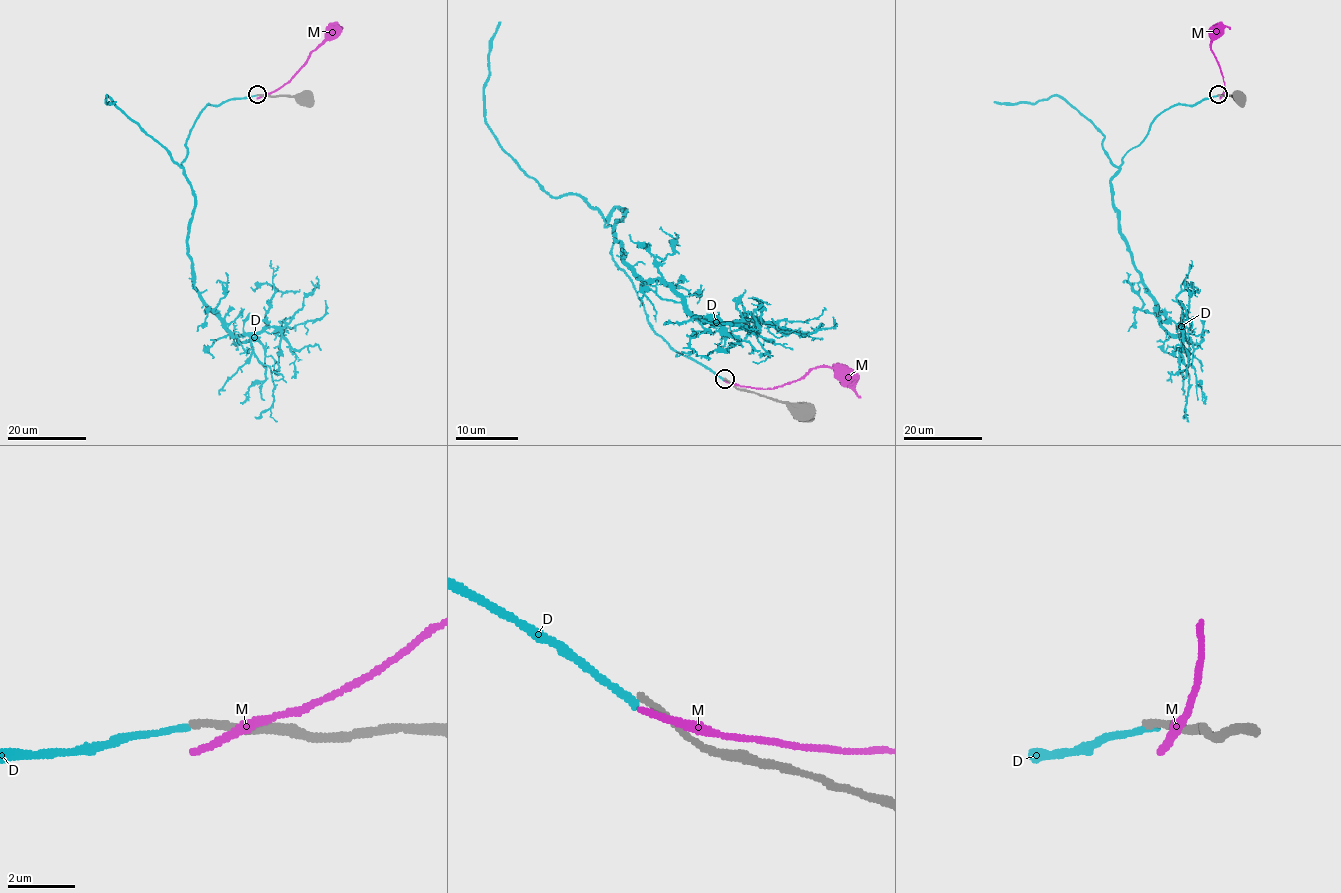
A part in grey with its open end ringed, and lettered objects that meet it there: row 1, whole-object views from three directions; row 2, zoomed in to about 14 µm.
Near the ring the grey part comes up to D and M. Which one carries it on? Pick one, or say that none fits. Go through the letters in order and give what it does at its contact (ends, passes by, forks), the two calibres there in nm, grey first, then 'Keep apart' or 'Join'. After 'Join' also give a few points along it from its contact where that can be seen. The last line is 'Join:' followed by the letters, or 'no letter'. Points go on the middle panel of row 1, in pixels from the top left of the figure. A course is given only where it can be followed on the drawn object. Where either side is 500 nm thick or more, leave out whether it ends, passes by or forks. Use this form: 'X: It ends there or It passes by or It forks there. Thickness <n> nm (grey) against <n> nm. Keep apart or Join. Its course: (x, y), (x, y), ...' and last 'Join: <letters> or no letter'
D: It ends there. Thickness 200 nm (grey) against 200 nm. Keep apart
M: It passes by. Thickness 200 nm (grey) against 260 nm. Keep apart
Join: no letter

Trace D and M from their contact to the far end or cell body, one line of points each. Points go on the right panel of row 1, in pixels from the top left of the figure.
D: (1218, 95), (1161, 112), (1110, 182), (1122, 239), (1157, 320), (1174, 334), (1182, 326), (1188, 366), (1166, 379)
M: (1221, 95), (1224, 81), (1211, 41), (1226, 26), (1230, 29)

